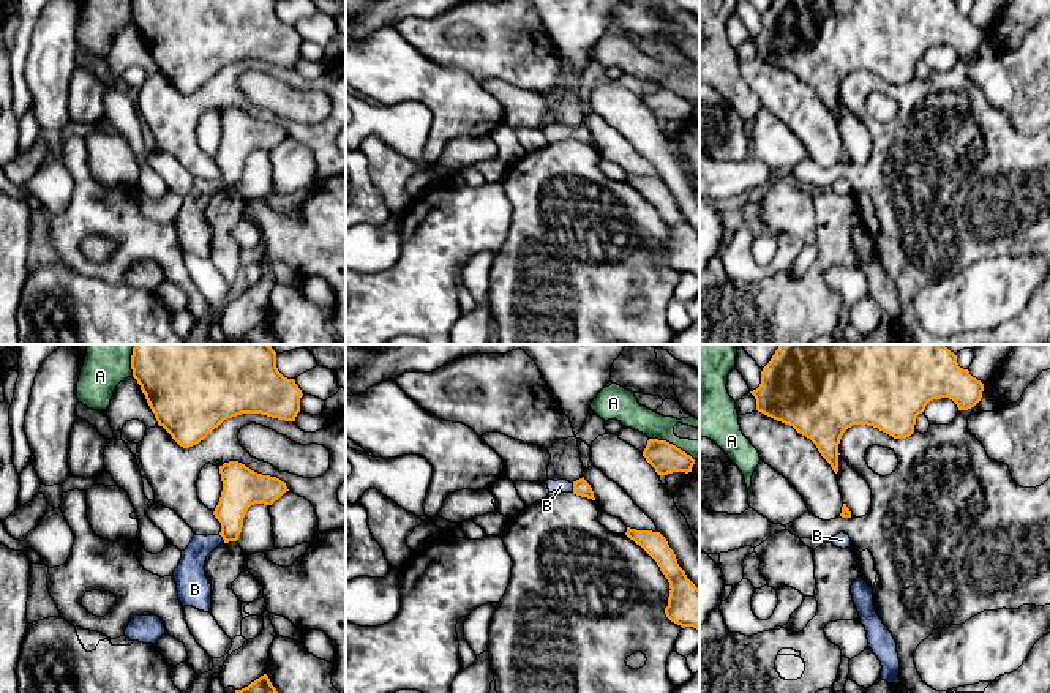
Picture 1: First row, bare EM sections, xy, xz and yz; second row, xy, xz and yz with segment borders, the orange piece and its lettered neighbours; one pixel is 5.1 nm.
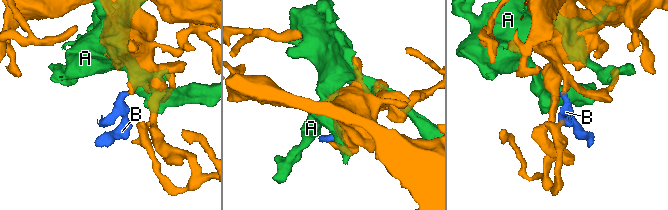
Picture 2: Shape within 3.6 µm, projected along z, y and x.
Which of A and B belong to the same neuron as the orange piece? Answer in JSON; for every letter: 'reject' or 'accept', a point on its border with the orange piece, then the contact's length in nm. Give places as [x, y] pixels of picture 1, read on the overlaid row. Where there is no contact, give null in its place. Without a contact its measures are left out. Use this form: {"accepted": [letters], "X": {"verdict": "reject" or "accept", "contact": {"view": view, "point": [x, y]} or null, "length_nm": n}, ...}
{"accepted": ["B"], "A": {"verdict": "reject", "contact": {"view": "xz", "point": [671, 444]}, "length_nm": 260}, "B": {"verdict": "accept", "contact": {"view": "xz", "point": [573, 488]}, "length_nm": 50}}

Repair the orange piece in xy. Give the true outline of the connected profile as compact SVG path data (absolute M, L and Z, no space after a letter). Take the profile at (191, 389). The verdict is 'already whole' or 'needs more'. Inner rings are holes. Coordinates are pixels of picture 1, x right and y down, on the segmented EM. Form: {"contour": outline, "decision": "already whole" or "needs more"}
{"contour": "M134 344L131 369L158 425L183 448L242 414L295 421L300 412L303 393L278 371L270 344Z", "decision": "already whole"}

